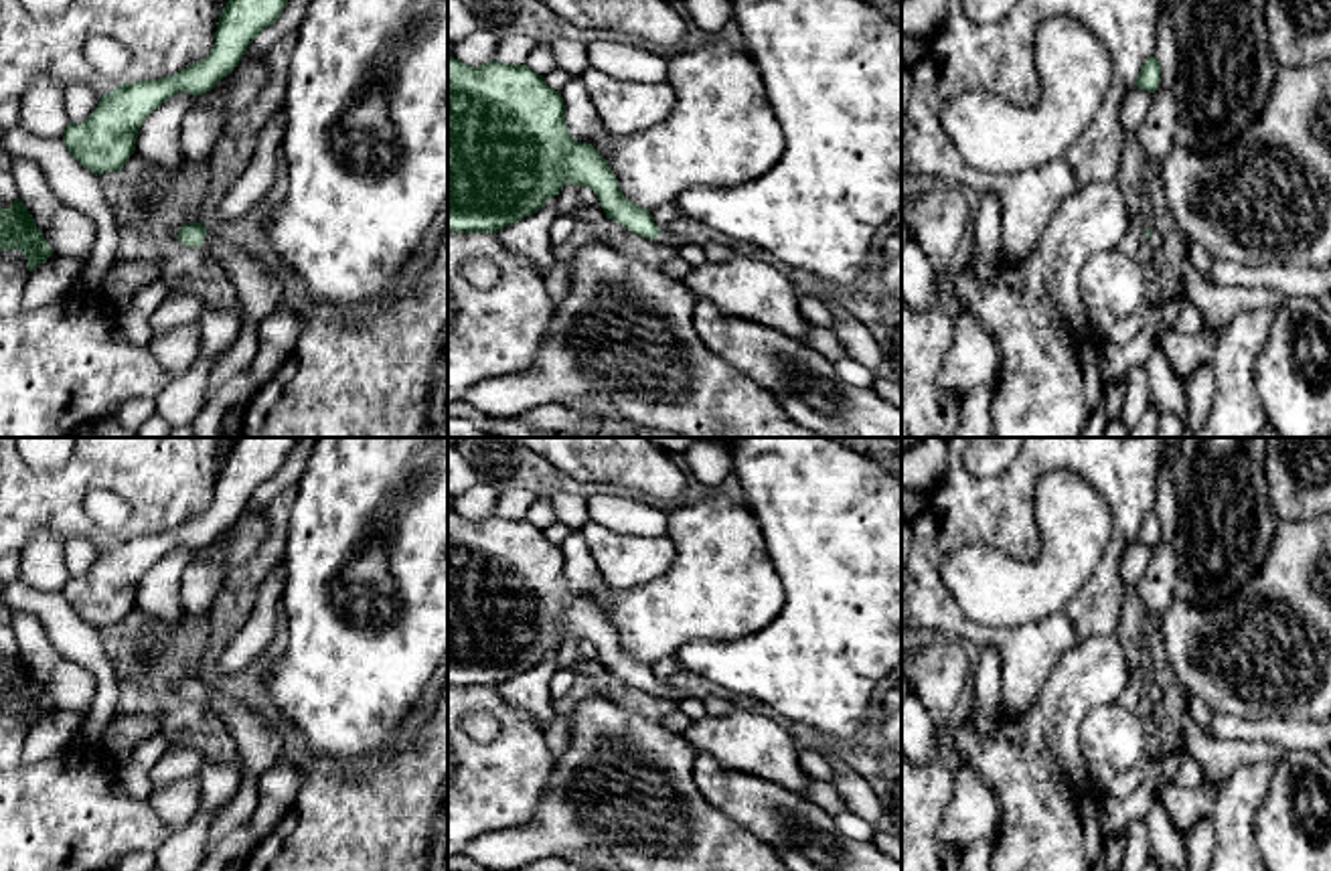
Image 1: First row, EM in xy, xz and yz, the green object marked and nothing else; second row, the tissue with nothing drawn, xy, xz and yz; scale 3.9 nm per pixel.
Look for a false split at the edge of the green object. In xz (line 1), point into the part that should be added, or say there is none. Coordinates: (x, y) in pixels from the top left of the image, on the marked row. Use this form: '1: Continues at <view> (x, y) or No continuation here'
1: Continues at xz (665, 235)

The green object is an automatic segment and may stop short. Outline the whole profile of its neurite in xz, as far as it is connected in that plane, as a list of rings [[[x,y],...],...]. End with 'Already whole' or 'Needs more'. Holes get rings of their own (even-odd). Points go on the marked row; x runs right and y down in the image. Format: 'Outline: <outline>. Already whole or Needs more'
Outline: [[[448,57],[448,231],[498,233],[531,217],[565,184],[588,186],[596,192],[606,219],[634,235],[660,239],[681,249],[691,239],[658,227],[650,211],[630,203],[592,144],[575,142],[565,124],[559,91],[527,65],[490,61],[470,67]]]. Needs more

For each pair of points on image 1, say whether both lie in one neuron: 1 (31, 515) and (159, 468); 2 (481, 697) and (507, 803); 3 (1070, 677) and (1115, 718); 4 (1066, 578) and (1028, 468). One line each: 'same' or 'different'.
1: same
2: same
3: different
4: different

